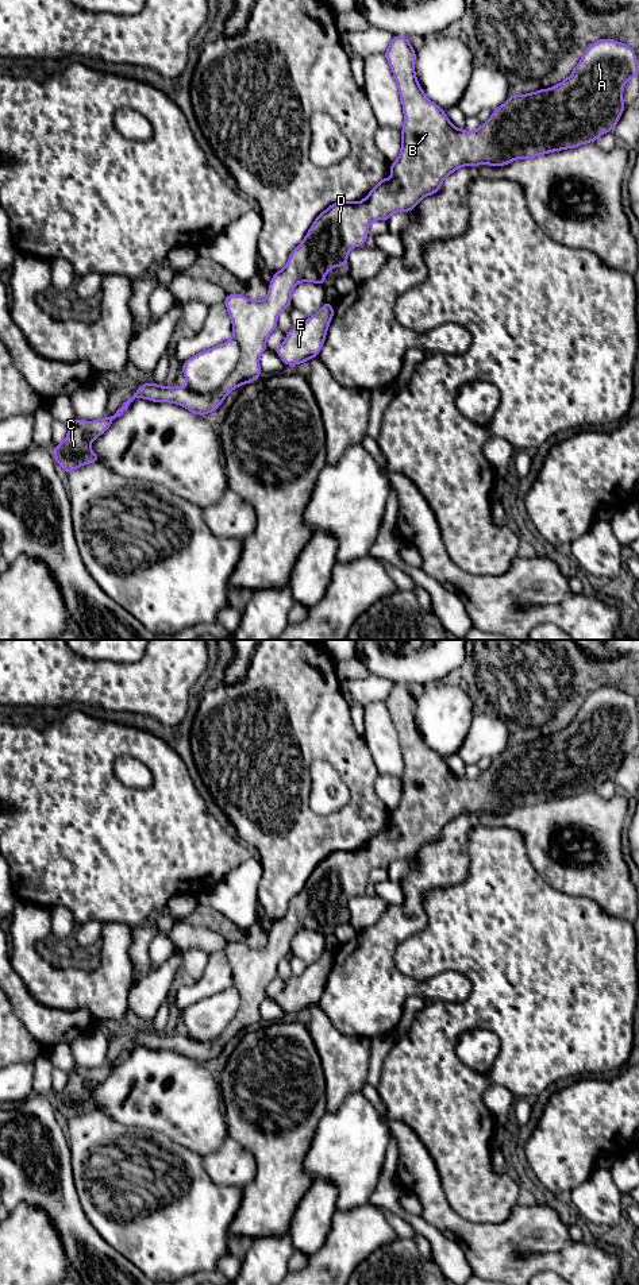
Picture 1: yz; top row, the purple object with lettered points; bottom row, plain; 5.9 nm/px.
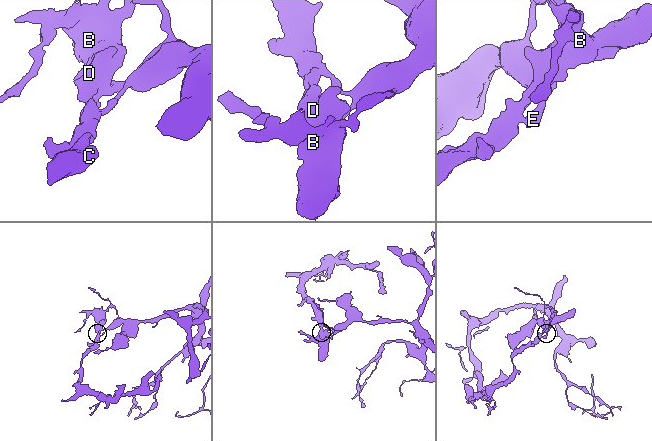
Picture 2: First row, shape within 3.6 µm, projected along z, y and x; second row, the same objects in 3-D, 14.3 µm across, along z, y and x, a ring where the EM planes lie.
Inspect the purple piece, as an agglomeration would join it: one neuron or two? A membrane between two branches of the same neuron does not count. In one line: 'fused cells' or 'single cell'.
fused cells

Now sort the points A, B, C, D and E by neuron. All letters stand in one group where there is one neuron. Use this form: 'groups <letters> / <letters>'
groups A B C D / E

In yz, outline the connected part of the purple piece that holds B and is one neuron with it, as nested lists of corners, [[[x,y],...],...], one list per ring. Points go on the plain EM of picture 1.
[[[393,683],[384,703],[397,729],[404,760],[401,799],[399,806],[388,813],[393,825],[390,827],[384,825],[359,850],[346,848],[331,852],[322,860],[303,890],[290,902],[286,914],[273,921],[265,948],[254,949],[238,941],[226,944],[223,950],[232,969],[232,981],[240,995],[240,1006],[218,1038],[199,1042],[188,1035],[166,1035],[149,1030],[142,1033],[113,1064],[96,1069],[76,1066],[68,1073],[66,1087],[54,1093],[54,1108],[68,1123],[86,1111],[100,1110],[99,1103],[91,1099],[89,1092],[101,1084],[135,1046],[177,1051],[204,1065],[219,1057],[230,1039],[258,1027],[262,1023],[259,1004],[267,997],[266,987],[277,976],[280,961],[292,954],[290,944],[295,934],[299,930],[316,930],[324,934],[326,921],[338,914],[349,914],[349,899],[366,892],[369,875],[374,868],[388,869],[394,860],[411,860],[421,846],[438,841],[443,827],[461,814],[480,814],[481,811],[504,814],[515,807],[530,807],[596,790],[603,782],[613,779],[627,753],[621,749],[624,732],[630,725],[639,725],[639,711],[634,696],[604,686],[590,691],[574,719],[561,732],[528,742],[512,742],[492,760],[486,771],[481,772],[477,779],[469,780],[454,775],[444,759],[424,742],[415,722],[416,699],[408,686]]]

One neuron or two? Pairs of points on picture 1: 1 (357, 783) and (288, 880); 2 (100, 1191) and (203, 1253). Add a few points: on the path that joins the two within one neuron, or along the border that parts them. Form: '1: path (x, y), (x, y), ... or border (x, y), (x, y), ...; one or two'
1: path (355, 807), (307, 856); one
2: path (123, 1216), (145, 1238), (177, 1241); one

